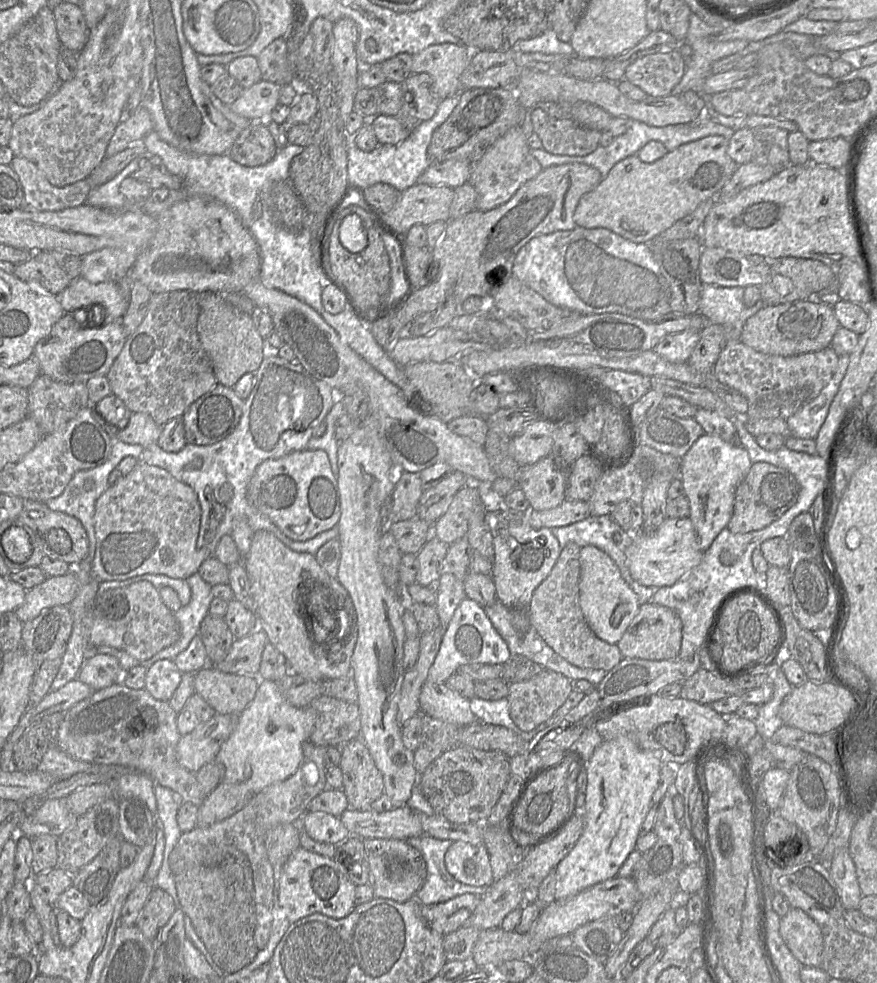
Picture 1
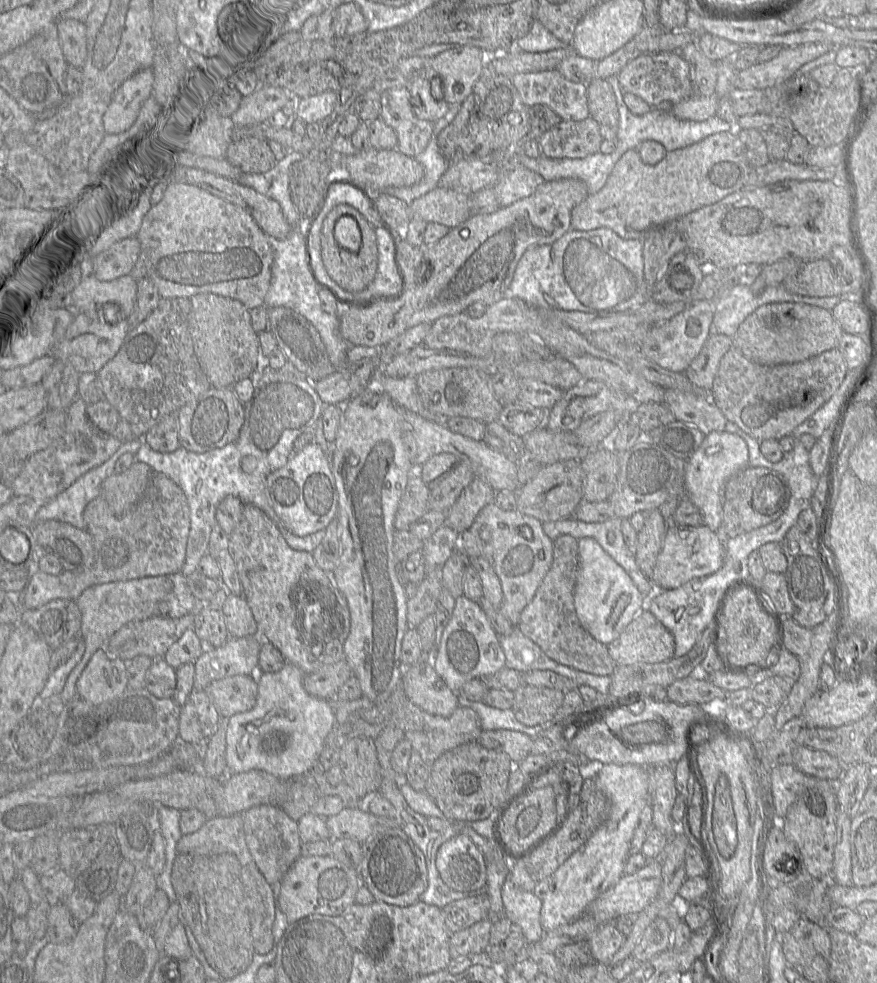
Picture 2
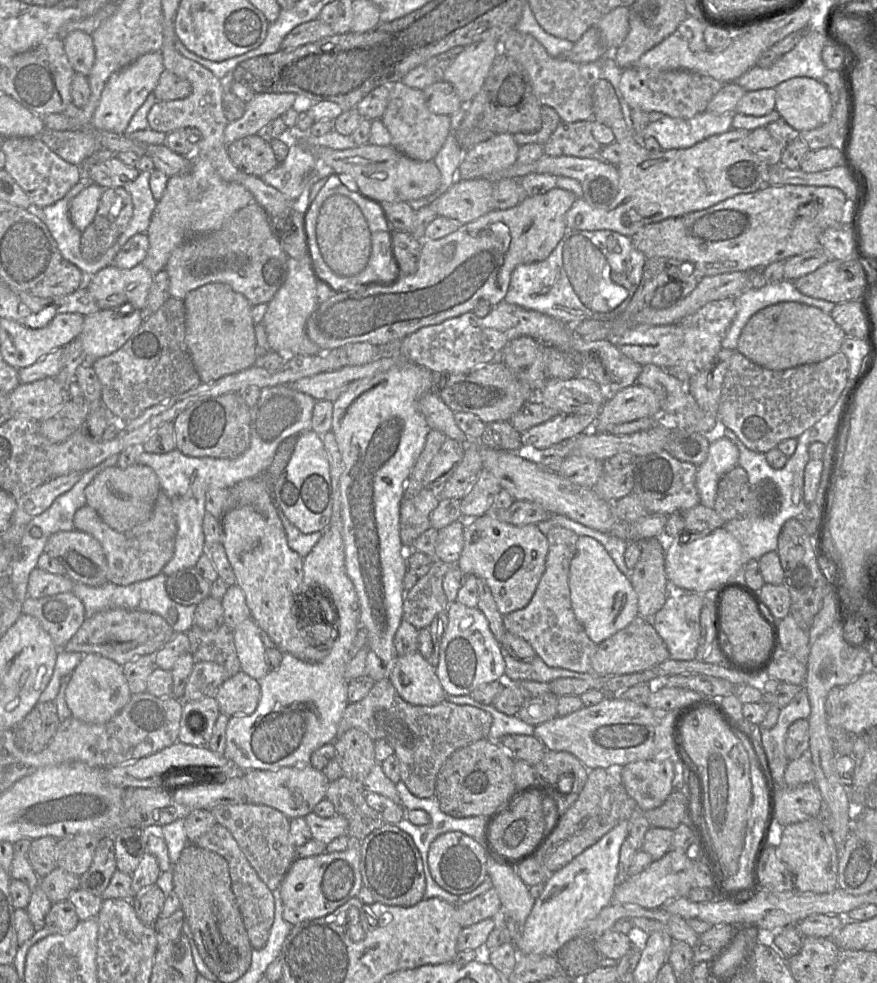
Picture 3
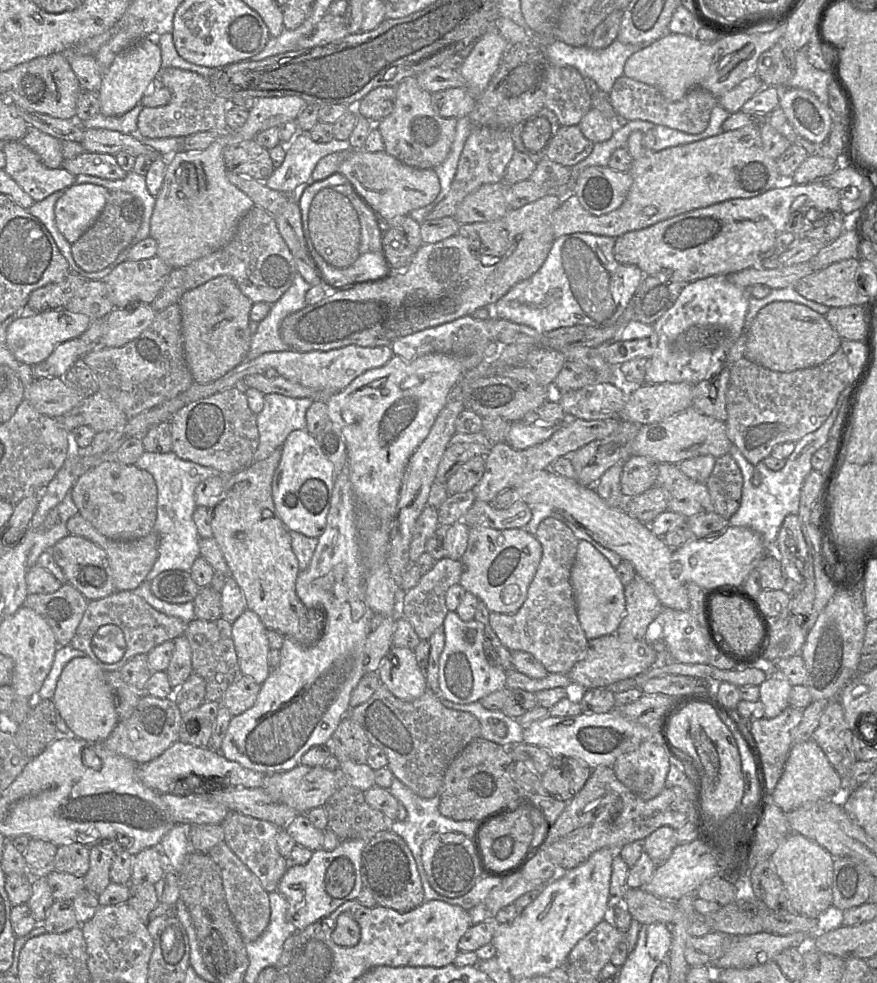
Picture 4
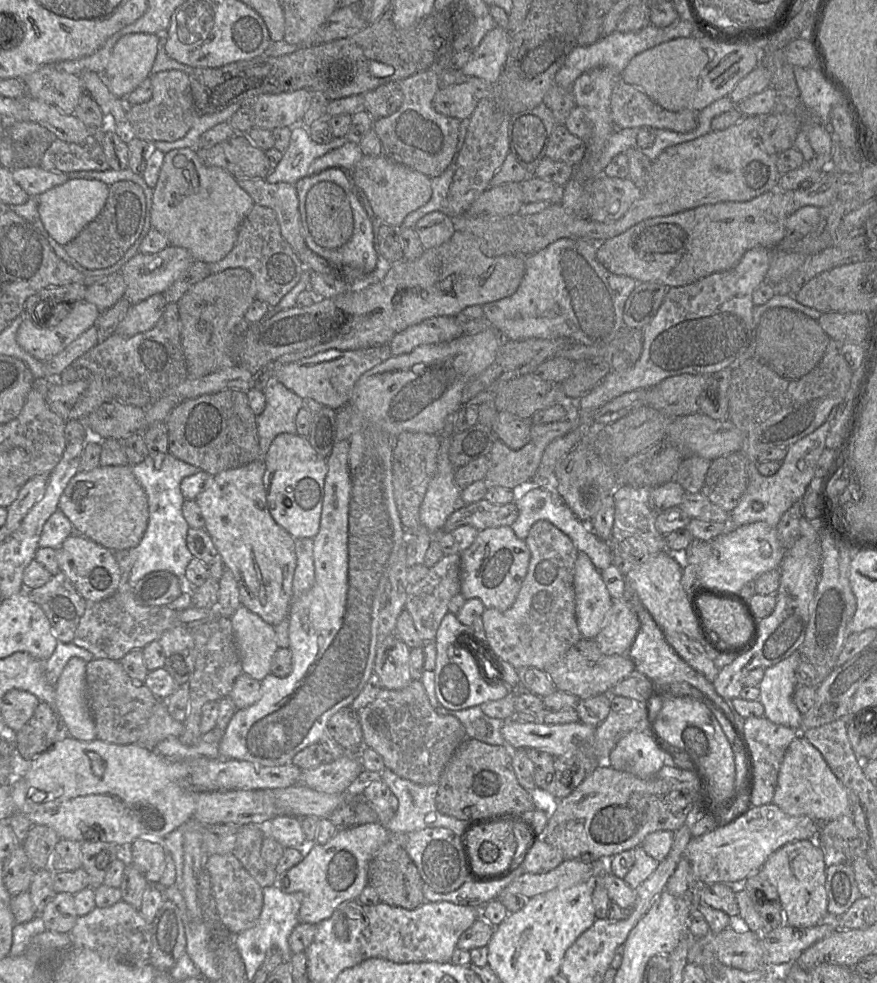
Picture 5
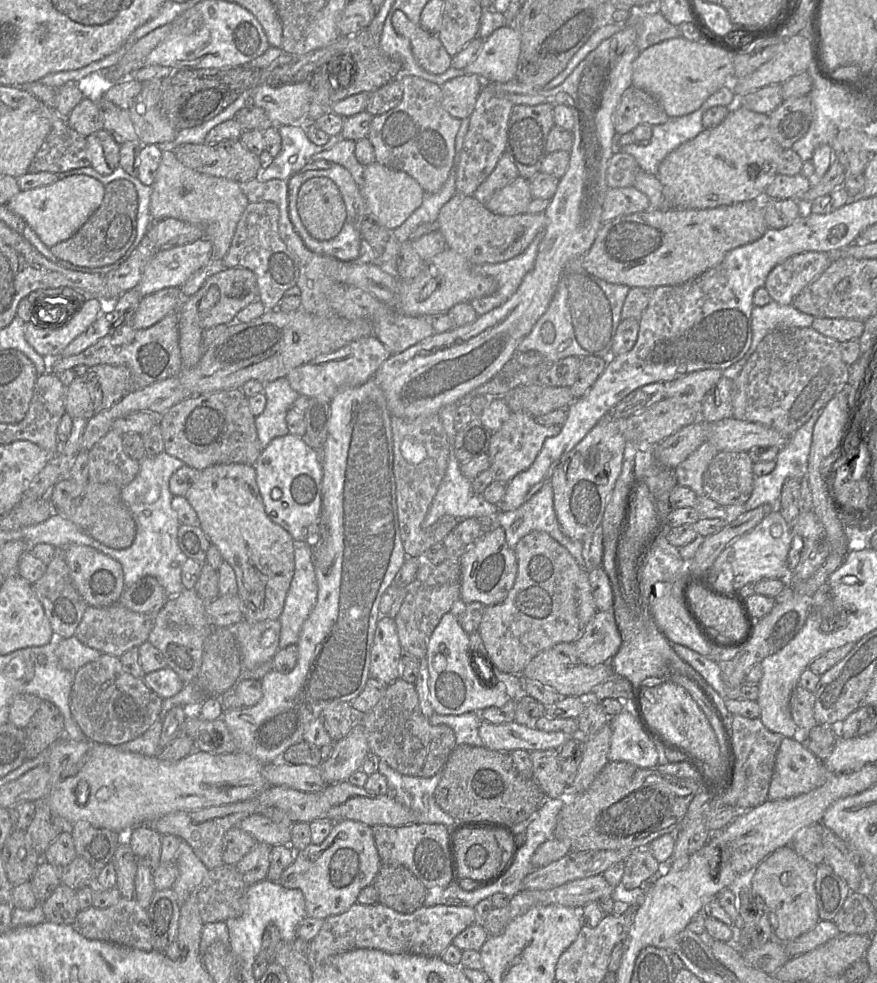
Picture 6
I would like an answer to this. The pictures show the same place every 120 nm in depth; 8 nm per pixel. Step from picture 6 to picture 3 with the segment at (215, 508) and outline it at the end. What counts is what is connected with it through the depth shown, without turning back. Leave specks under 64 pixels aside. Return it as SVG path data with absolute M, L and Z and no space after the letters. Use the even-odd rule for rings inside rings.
M298 435L290 436L278 445L273 461L264 473L242 480L229 489L219 521L222 544L254 621L283 653L289 653L305 662L317 663L329 654L337 638L334 636L335 618L324 610L321 597L316 597L312 593L313 589L304 586L304 558L288 546L285 530L274 505L274 485L294 451L297 437Z

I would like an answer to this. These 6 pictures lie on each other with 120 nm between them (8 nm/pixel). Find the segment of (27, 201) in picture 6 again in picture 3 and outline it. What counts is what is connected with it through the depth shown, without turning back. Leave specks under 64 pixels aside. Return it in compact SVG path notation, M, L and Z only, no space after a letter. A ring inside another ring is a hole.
M95 183L79 192L69 203L69 217L81 232L92 222L96 214L103 188Z

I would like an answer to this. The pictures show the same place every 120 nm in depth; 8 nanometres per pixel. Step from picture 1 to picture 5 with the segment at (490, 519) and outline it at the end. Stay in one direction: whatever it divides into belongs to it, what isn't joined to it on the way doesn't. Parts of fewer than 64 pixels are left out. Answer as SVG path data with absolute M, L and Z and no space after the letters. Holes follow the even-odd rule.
M510 526L487 528L478 531L472 545L460 553L460 593L466 600L478 598L485 608L500 611L509 609L515 602L521 584L527 574L530 549L519 539Z

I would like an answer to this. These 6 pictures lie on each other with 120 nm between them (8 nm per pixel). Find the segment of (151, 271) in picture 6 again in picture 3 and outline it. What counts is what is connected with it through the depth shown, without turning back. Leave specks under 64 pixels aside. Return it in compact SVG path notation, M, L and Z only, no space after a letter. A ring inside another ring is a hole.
M140 263L130 269L109 265L88 278L87 290L99 309L118 308L126 312L127 305L142 310L146 304L153 274Z

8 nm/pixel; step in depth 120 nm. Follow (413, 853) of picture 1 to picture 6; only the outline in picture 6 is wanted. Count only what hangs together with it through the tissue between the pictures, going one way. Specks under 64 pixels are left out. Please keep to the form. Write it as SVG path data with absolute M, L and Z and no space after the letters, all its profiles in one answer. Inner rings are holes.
M381 864L373 882L378 903L402 914L410 914L424 903L426 888L401 865Z

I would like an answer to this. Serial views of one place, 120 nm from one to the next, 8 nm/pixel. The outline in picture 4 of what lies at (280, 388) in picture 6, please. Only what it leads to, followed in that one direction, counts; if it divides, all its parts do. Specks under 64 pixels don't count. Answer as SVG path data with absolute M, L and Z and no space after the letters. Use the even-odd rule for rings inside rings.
M278 393L264 395L263 409L257 414L259 445L253 462L267 458L276 448L280 448L292 431L306 429L305 414L312 402L313 400L307 397L293 398Z

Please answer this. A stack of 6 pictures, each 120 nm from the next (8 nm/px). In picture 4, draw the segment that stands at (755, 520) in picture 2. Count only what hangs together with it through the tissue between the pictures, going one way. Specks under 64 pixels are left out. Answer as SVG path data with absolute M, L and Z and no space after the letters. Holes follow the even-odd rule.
M730 454L716 459L706 485L715 512L729 520L740 506L743 488L741 470Z

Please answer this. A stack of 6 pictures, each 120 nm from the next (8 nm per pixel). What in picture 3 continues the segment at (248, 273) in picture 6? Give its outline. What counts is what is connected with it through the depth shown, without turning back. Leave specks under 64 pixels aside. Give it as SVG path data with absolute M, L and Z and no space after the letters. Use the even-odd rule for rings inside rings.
M215 282L190 291L183 299L185 343L202 383L209 383L256 365L258 357L251 303L229 285Z

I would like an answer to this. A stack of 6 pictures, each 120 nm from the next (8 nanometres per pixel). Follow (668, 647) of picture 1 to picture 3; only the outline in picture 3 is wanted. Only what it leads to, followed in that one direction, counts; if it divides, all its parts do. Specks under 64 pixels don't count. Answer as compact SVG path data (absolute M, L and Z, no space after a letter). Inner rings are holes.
M637 616L627 627L596 646L591 661L592 673L603 677L632 674L650 669L668 659L667 646L652 625L651 619Z

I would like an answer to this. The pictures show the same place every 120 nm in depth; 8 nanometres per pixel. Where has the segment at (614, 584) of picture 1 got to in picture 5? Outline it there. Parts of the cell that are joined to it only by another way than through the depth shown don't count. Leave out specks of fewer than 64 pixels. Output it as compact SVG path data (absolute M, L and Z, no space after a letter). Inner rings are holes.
M578 552L575 562L574 590L578 629L582 638L595 639L606 623L613 601L601 571L584 552Z

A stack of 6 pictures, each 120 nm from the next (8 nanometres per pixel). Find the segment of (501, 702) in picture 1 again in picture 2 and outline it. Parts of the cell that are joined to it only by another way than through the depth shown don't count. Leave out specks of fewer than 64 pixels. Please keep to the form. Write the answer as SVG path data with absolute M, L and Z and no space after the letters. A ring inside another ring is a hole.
M458 694L458 702L460 706L469 707L477 713L482 730L514 730L529 735L534 739L546 728L546 726L530 727L520 723L512 709L501 710L490 707L484 702L470 701L460 694Z

